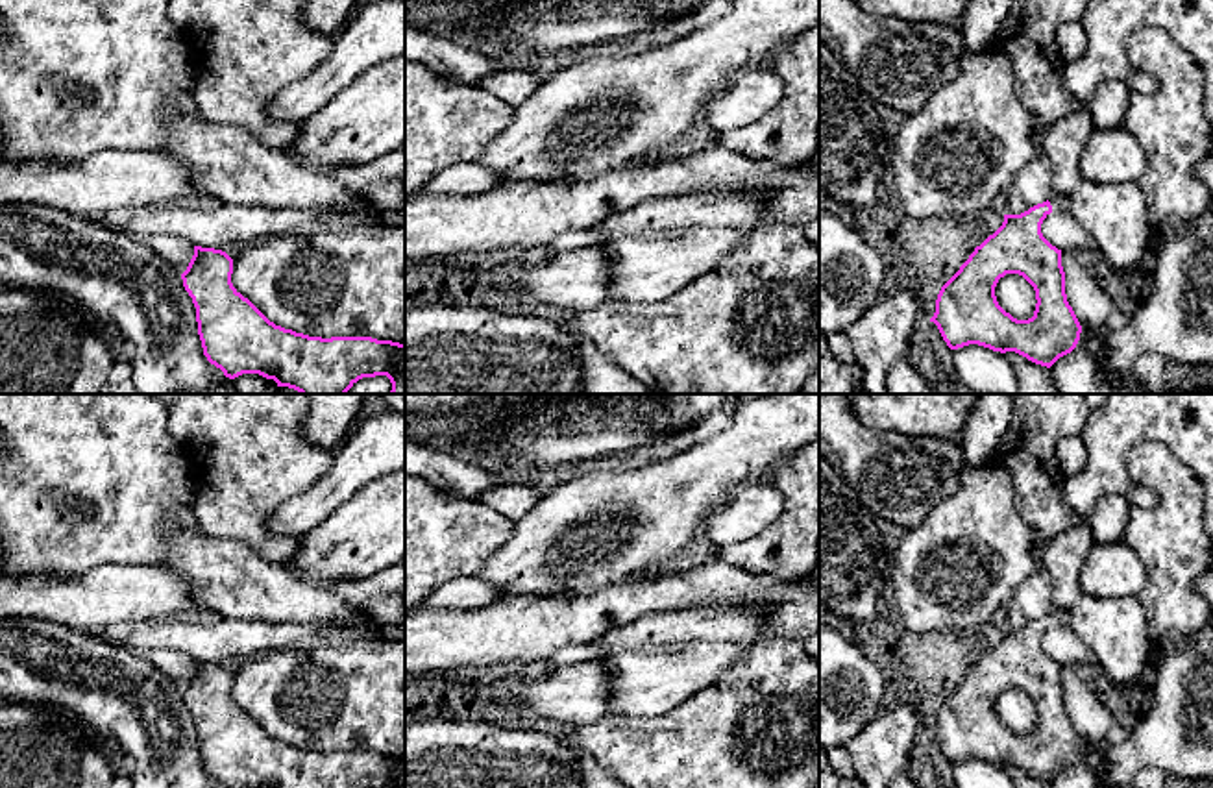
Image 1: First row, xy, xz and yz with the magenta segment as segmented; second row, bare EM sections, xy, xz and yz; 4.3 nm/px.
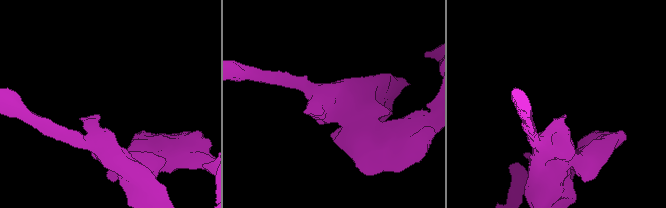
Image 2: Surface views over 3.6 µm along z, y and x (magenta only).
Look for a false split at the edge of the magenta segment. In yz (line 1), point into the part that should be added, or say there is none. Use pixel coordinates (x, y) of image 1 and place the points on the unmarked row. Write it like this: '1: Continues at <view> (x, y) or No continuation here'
1: Continues at yz (1058, 616)

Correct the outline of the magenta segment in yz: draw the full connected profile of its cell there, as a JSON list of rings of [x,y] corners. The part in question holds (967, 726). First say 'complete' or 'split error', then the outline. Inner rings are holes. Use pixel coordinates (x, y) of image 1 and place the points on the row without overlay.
split error; [[[1052,609],[1050,614],[1021,629],[1004,629],[1002,640],[976,660],[960,684],[941,701],[930,736],[937,740],[950,764],[978,758],[1000,768],[1015,766],[1050,782],[1076,762],[1082,740],[1067,716],[1061,664],[1041,647],[1043,634],[1052,625],[1067,625],[1067,622],[1067,610]],[[1006,688],[1019,688],[1034,701],[1037,718],[1032,733],[1017,734],[999,720],[995,701]]]

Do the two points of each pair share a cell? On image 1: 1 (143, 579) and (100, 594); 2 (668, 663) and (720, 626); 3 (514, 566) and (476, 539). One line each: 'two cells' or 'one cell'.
1: one cell
2: two cells
3: two cells

